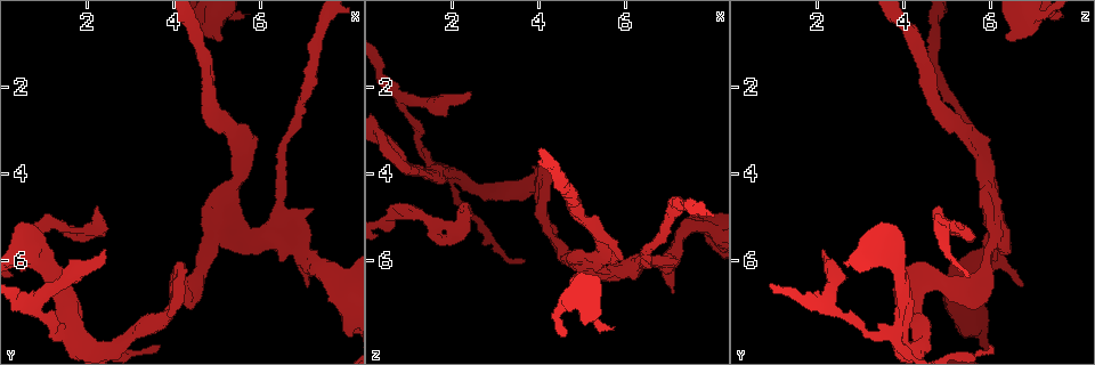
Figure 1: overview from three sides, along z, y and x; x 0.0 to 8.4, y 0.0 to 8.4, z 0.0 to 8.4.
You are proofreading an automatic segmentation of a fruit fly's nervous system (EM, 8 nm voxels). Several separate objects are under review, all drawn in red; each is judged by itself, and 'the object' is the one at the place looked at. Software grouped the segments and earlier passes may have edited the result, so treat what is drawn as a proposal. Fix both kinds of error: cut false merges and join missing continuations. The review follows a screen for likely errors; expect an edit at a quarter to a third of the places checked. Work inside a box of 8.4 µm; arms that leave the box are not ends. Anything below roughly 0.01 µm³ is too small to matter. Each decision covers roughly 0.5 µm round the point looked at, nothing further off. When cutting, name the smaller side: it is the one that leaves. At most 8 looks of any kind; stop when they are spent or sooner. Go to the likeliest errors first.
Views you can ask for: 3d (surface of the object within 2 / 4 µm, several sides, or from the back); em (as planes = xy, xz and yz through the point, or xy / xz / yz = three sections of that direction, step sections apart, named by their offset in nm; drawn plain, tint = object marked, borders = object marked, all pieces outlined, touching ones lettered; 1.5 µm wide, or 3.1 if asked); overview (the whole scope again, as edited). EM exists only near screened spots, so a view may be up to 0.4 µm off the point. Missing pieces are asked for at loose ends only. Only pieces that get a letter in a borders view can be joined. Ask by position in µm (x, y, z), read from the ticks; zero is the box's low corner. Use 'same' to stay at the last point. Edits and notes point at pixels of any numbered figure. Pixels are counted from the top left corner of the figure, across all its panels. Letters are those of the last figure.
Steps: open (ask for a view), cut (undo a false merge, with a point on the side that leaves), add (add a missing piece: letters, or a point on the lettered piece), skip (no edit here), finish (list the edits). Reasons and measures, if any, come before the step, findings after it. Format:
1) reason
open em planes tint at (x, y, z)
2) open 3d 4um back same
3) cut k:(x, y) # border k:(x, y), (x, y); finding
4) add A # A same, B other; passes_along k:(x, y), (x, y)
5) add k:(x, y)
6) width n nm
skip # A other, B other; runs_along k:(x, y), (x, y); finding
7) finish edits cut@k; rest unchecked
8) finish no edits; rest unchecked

an open end
open 3d 2um at (1.60, 5.50, 5.45)

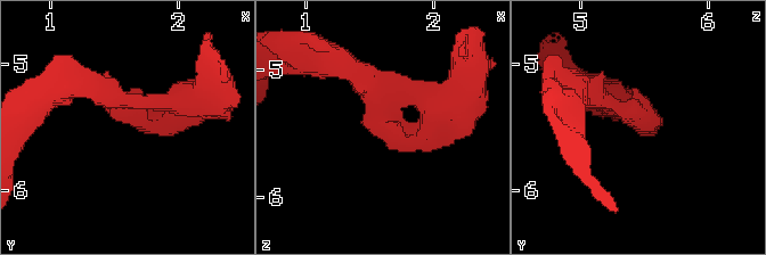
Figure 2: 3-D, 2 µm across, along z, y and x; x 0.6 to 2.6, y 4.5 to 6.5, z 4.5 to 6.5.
shape alone is not enough
open em planes tint at (1.56, 5.46, 5.50)

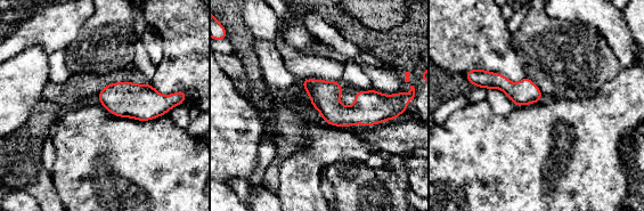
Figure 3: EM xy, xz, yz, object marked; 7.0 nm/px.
what lies round it
open em planes borders same

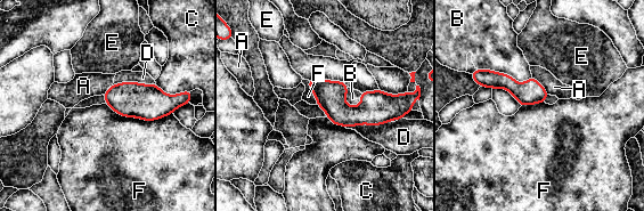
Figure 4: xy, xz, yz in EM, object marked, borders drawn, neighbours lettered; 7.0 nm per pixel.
skip # A other, B other, C other, D other, E other, F other; runs_along 4:(480, 81), (506, 81), (544, 96); no lettered piece goes on from it

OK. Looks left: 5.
an open end
open em xy step 8 borders at (5.10, 0.95, 6.45)

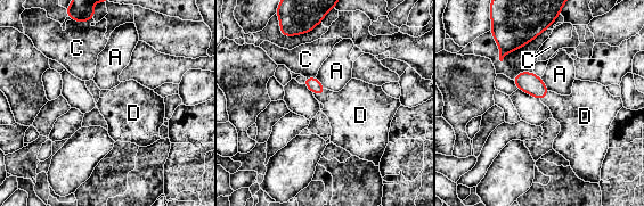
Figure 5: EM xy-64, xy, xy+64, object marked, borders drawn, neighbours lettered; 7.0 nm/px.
add D # A other, C other, D same; passes_along 5:(312, 83), (322, 96), (352, 112); the neuron continues

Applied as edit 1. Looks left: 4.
open em planes borders at (1.65, 7.85, 3.90)

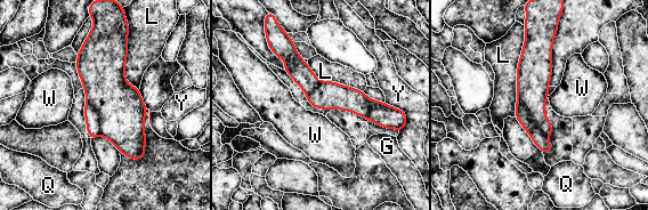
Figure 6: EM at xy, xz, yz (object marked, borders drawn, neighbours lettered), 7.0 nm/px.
width 200 nm
cut 6:(521, 115) # G other, L other, Q other, W other, Y other; part_leaving 6:(518, 105), (527, 126), (548, 150); two neurons meet here

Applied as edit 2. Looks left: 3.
finish edits add@5, cut@6; rest unchecked

